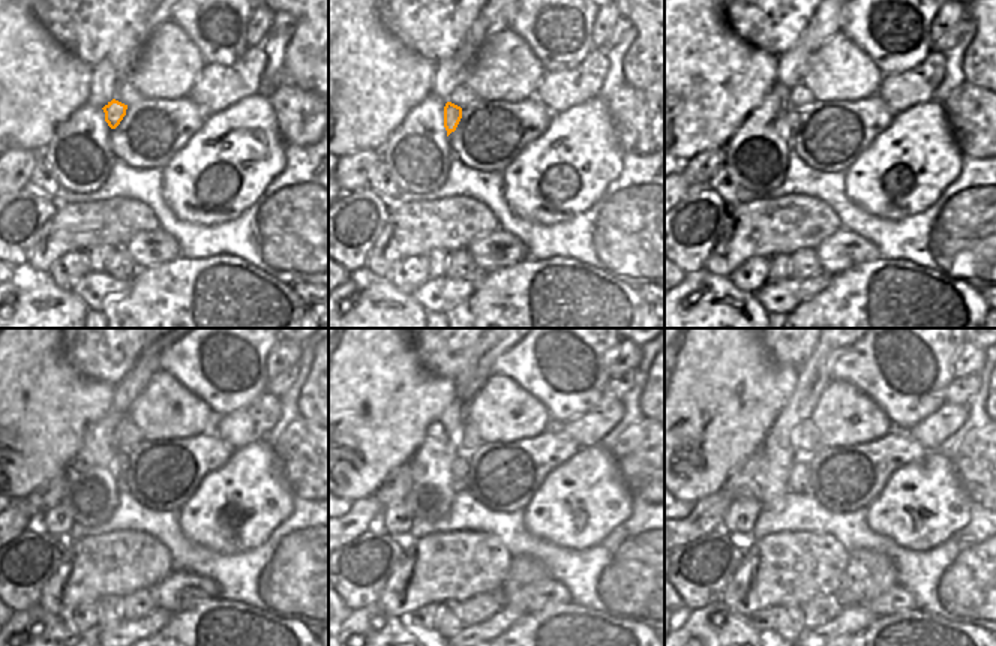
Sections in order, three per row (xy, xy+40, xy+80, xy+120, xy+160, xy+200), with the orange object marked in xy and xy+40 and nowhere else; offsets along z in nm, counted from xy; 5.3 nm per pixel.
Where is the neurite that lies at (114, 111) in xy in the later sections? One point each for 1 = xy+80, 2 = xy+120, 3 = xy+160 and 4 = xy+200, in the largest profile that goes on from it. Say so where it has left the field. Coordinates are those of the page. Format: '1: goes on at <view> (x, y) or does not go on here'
1: goes on at xy+80 (789, 116)
2: goes on at xy+120 (120, 462)
3: goes on at xy+160 (461, 462)
4: goes on at xy+200 (798, 474)

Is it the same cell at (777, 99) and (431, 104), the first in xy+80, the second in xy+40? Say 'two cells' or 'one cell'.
one cell

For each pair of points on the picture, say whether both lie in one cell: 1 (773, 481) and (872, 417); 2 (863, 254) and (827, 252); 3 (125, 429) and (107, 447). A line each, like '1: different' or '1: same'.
1: different
2: same
3: different

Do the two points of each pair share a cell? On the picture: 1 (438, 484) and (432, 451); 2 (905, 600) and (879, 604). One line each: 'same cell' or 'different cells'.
1: same cell
2: same cell

